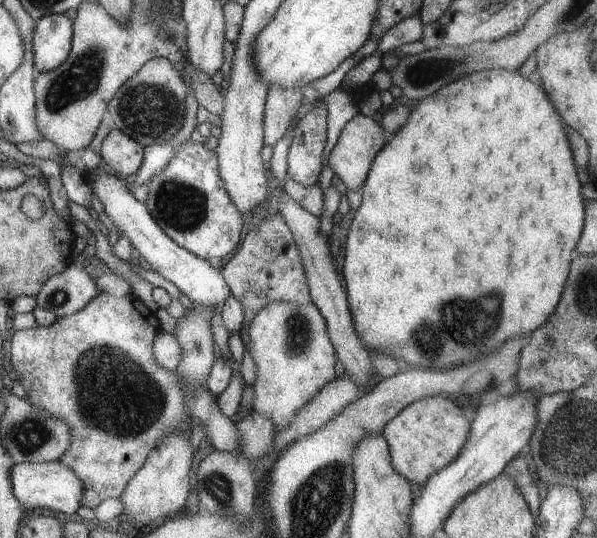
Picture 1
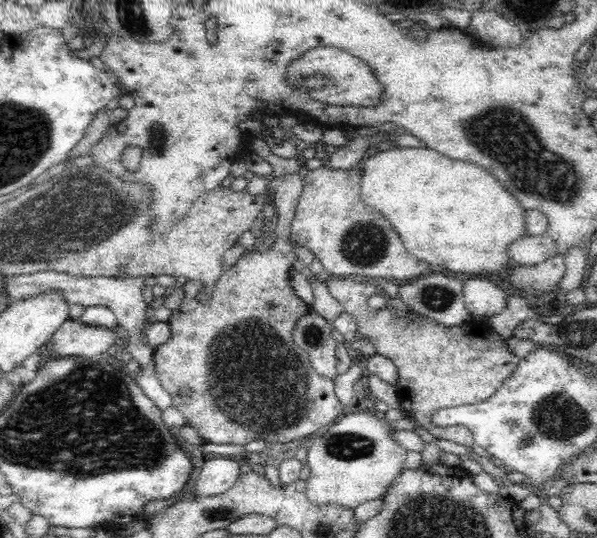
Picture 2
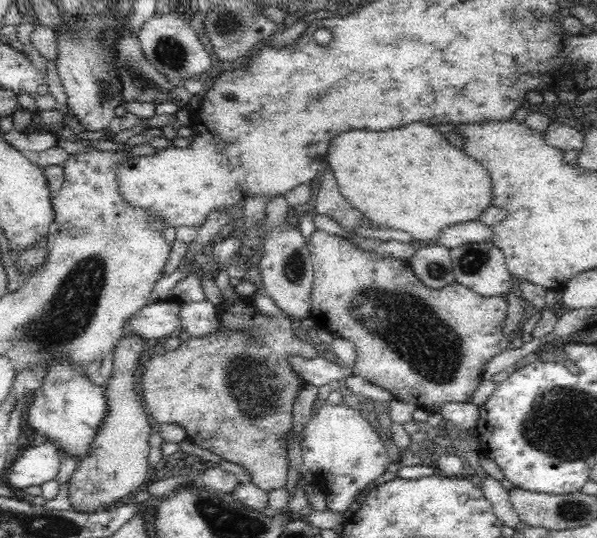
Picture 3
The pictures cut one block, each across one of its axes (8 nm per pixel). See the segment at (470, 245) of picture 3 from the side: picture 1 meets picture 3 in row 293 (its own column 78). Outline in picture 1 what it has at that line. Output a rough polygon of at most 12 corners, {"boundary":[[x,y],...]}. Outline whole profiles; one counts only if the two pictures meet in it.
{"boundary":[[61,461],[14,464],[9,488],[24,510],[66,515],[83,484]]}

